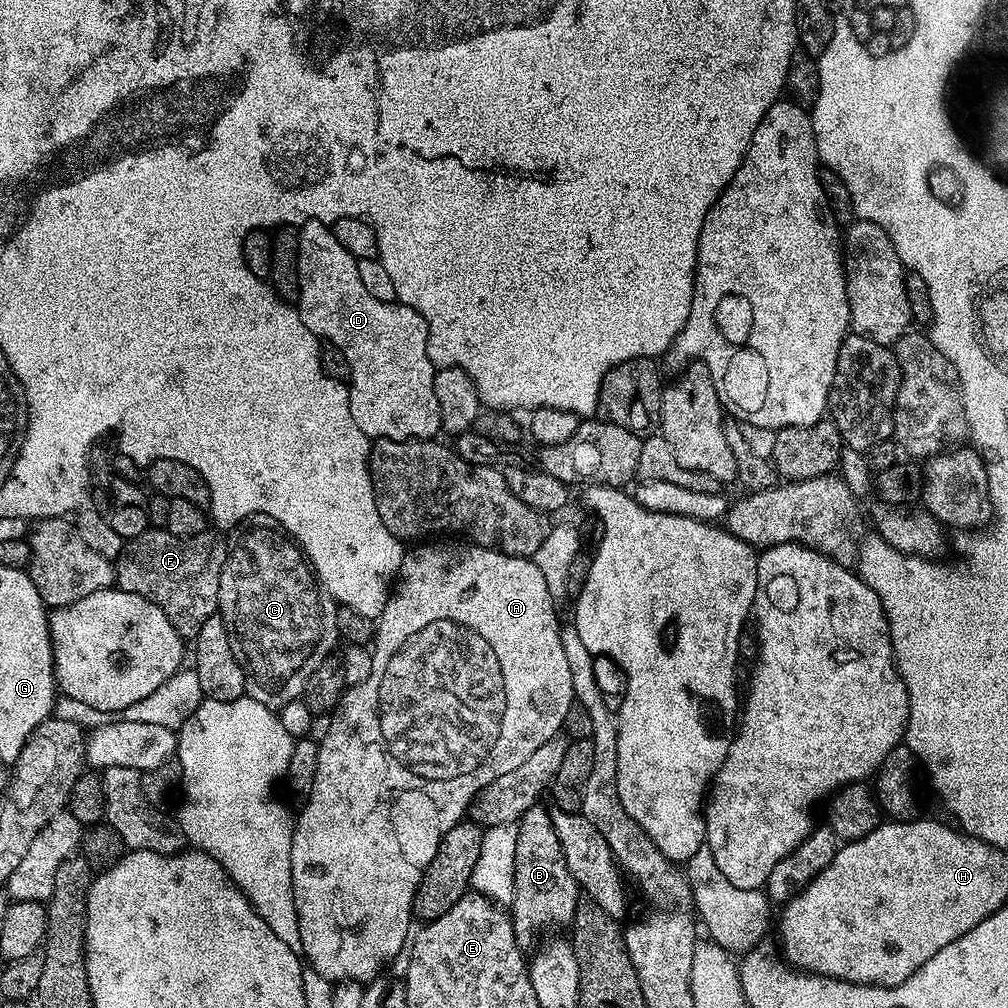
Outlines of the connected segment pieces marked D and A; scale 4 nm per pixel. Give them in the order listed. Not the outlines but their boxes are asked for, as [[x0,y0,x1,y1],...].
[[298,220,441,441],[290,542,576,982]]

